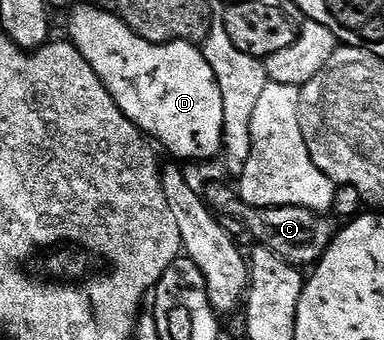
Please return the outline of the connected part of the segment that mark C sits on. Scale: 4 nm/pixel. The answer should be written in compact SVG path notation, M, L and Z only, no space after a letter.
M215 181L205 189L205 200L216 217L227 223L240 221L247 228L247 233L255 245L269 247L269 251L281 255L285 263L296 267L311 267L316 261L320 261L337 232L337 225L330 221L331 217L326 212L297 206L258 209L257 206L249 206L242 200L234 184L226 185L223 181Z

